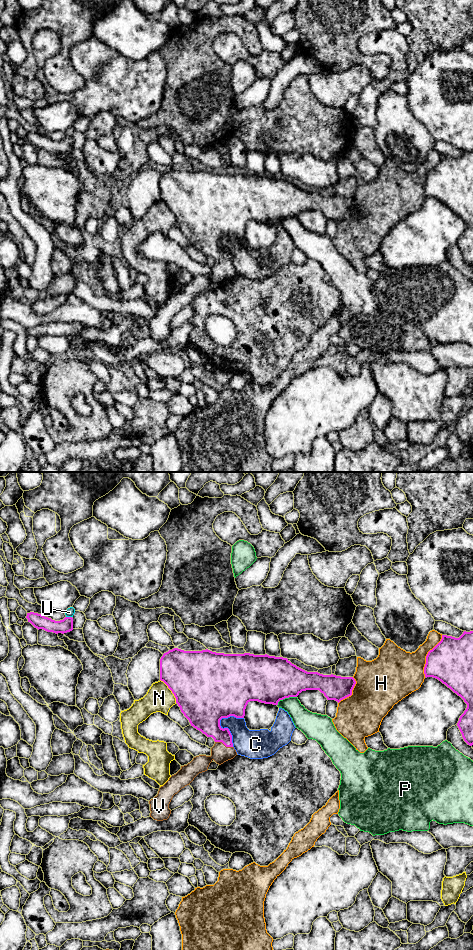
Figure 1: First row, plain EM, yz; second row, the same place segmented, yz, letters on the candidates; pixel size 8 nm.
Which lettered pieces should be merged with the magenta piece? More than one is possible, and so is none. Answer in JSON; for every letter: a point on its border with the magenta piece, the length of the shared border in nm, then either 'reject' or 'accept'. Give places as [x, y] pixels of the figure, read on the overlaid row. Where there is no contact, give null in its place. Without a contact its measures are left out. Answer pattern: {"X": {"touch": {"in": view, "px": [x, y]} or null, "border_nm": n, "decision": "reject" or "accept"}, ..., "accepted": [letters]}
{"C": {"touch": {"in": "yz", "px": [225, 728]}, "border_nm": 260, "decision": "reject"}, "H": {"touch": {"in": "yz", "px": [426, 656]}, "border_nm": 360, "decision": "reject"}, "N": {"touch": {"in": "yz", "px": [171, 690]}, "border_nm": 240, "decision": "reject"}, "P": {"touch": {"in": "yz", "px": [285, 697]}, "border_nm": 180, "decision": "reject"}, "U": {"touch": {"in": "yz", "px": [69, 617]}, "border_nm": 50, "decision": "reject"}, "V": {"touch": {"in": "yz", "px": [224, 744]}, "border_nm": 150, "decision": "accept"}, "accepted": ["V"]}

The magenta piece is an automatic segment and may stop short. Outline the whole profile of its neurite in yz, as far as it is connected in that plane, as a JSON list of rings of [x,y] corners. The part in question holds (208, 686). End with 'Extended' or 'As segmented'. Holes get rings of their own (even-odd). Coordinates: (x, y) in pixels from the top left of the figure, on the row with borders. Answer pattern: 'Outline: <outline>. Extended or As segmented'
Outline: [[[174,648],[164,653],[160,659],[160,680],[172,691],[181,712],[191,726],[215,741],[211,755],[199,755],[181,769],[159,788],[158,794],[149,801],[150,817],[157,821],[167,820],[171,814],[169,804],[175,794],[189,785],[194,778],[208,770],[214,760],[221,765],[233,759],[237,752],[233,747],[232,735],[228,728],[220,726],[222,718],[234,716],[244,718],[245,709],[250,701],[278,705],[280,700],[297,697],[302,691],[319,690],[327,700],[338,703],[351,696],[356,684],[353,677],[323,675],[307,672],[292,664],[287,658],[265,655],[224,654],[202,651],[184,651]]]. Extended

